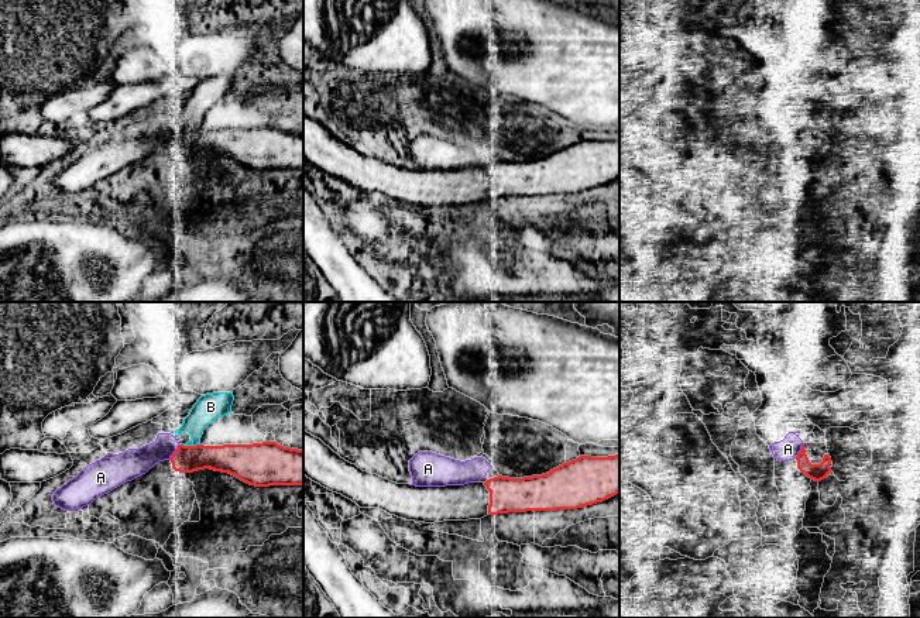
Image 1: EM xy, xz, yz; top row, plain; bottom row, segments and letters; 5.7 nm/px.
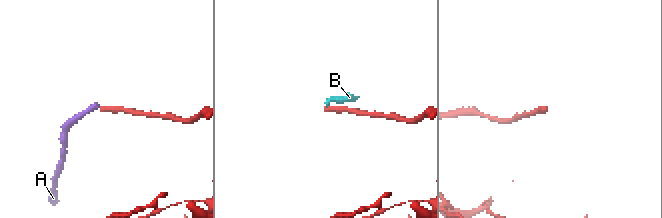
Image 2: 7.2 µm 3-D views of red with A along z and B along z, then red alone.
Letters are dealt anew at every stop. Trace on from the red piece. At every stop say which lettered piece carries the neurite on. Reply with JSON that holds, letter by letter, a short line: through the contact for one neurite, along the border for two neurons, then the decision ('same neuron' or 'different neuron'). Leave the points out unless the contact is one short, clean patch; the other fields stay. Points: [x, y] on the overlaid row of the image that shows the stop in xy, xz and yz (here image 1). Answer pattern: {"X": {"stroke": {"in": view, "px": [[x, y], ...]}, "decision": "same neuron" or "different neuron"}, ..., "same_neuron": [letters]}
{"A": {"decision": "different neuron"}, "B": {"decision": "different neuron"}, "same_neuron": []}

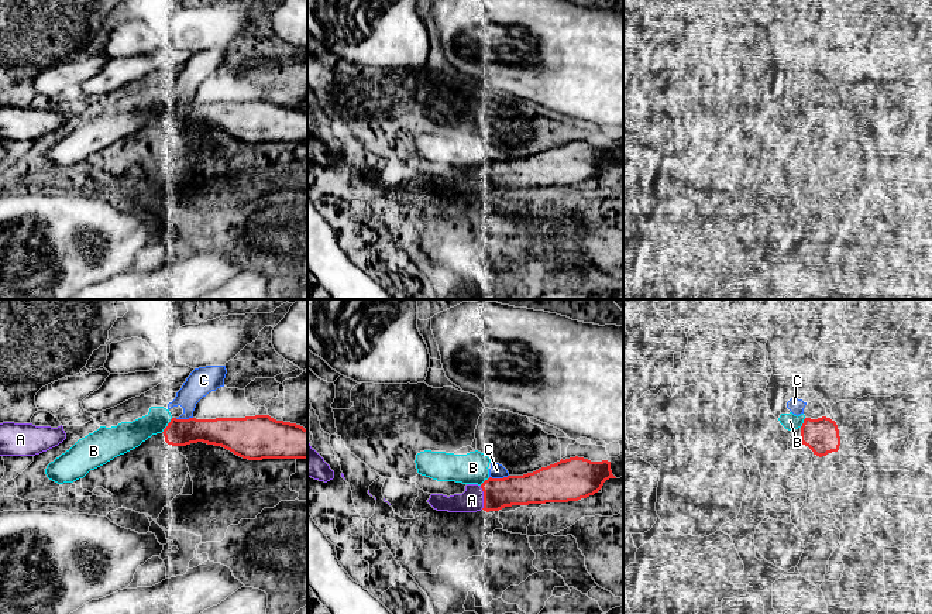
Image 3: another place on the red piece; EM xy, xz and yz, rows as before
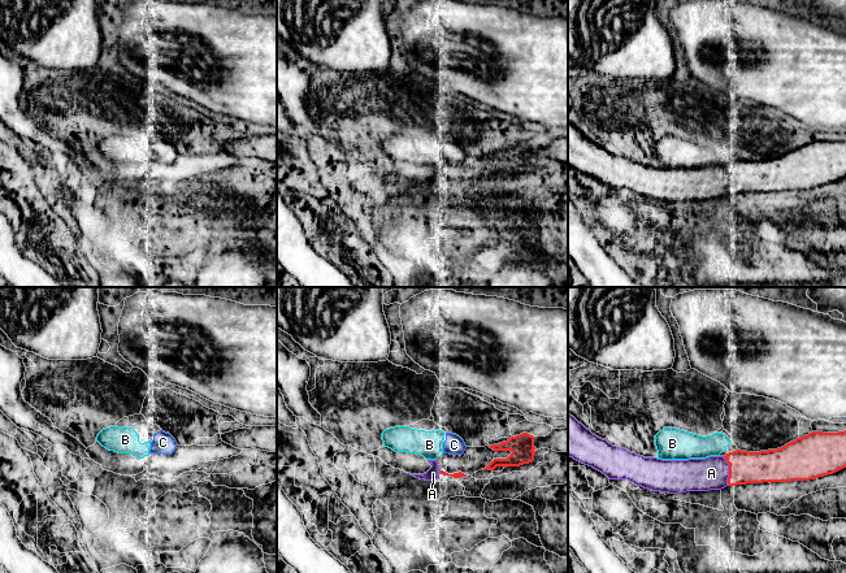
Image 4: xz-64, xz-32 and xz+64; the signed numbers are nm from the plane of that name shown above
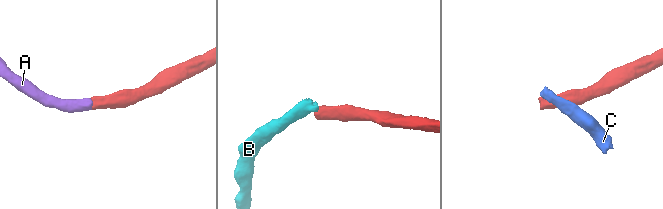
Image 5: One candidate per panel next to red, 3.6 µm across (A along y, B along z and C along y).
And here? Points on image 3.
{"A": {"decision": "same neuron"}, "B": {"decision": "different neuron"}, "C": {"decision": "different neuron"}, "same_neuron": ["A"]}

